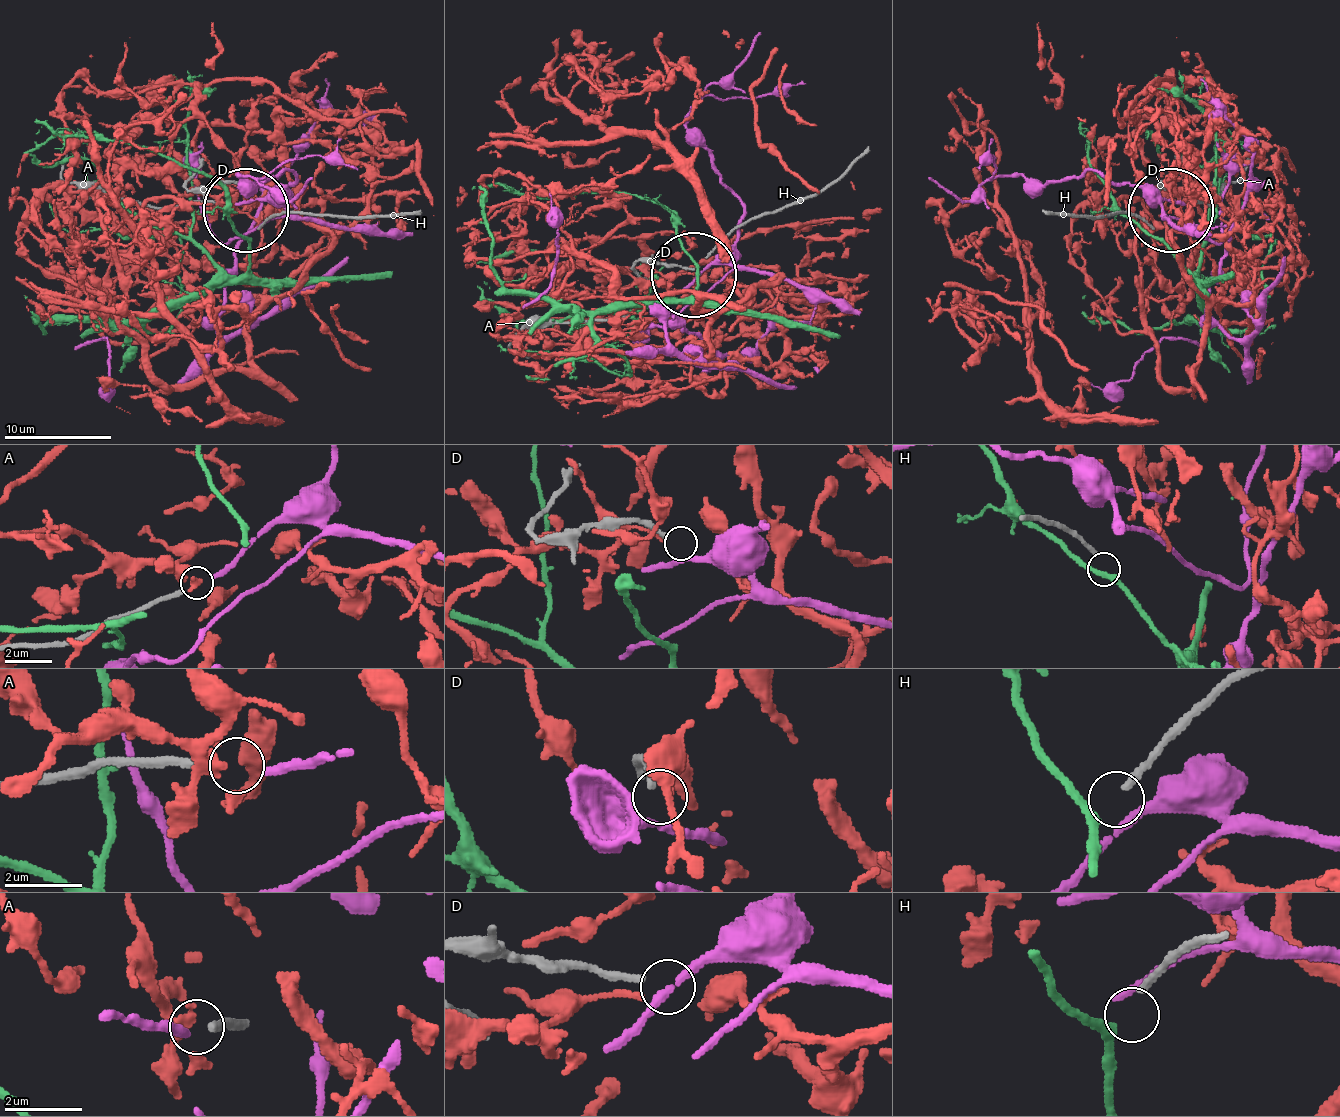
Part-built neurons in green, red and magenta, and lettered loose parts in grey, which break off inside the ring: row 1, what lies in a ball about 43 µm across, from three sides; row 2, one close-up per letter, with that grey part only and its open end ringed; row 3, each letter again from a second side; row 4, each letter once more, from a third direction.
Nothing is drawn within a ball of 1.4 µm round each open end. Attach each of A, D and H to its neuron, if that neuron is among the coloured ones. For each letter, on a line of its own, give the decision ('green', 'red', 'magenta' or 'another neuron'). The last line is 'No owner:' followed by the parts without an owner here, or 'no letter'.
A: magenta
D: another neuron
H: green
No owner: D

